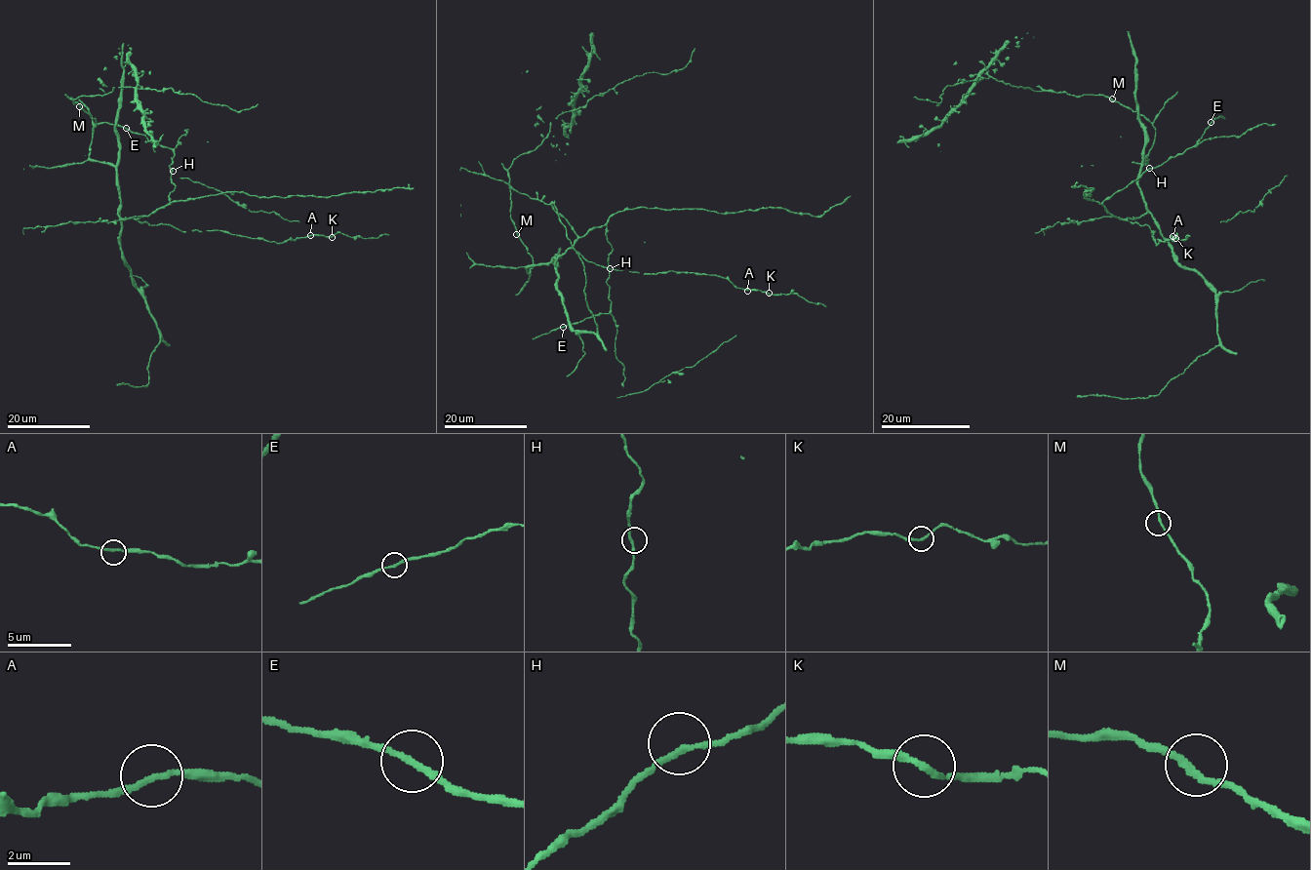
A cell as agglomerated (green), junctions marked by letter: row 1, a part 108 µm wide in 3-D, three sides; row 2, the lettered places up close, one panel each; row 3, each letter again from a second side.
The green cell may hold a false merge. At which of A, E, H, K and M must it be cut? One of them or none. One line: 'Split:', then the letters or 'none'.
Split: K

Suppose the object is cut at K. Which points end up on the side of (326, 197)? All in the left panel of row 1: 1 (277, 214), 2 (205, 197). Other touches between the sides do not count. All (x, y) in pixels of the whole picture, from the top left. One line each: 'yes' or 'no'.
1: no
2: yes

